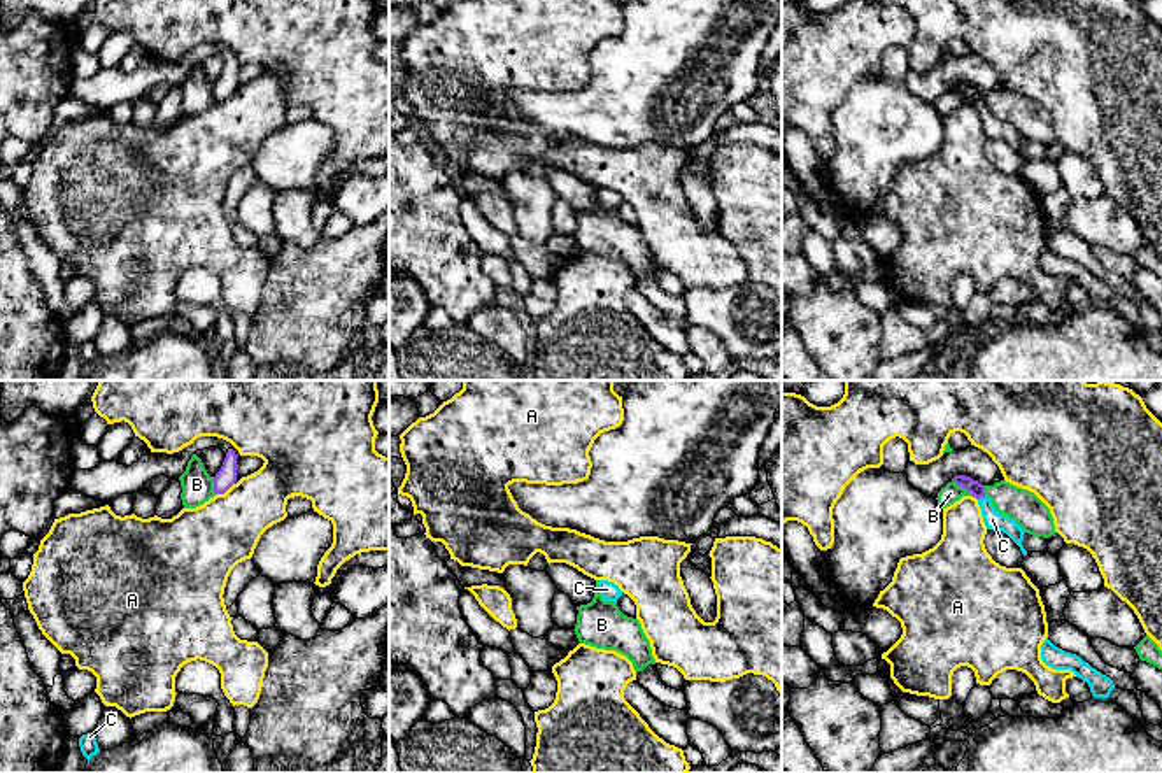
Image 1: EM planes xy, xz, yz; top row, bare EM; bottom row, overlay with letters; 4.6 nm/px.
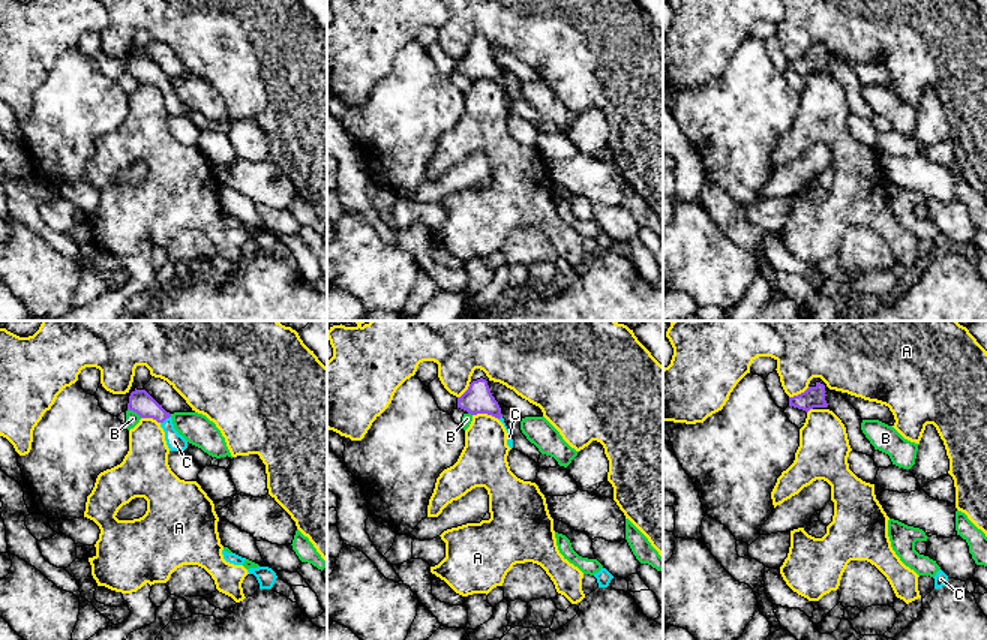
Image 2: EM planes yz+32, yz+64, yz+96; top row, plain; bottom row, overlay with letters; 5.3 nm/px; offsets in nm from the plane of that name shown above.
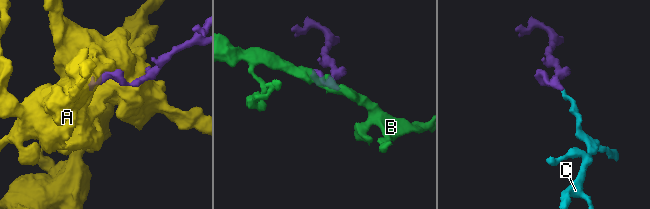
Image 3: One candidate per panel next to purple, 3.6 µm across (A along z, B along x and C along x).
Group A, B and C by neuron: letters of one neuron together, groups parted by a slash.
A / B / C

